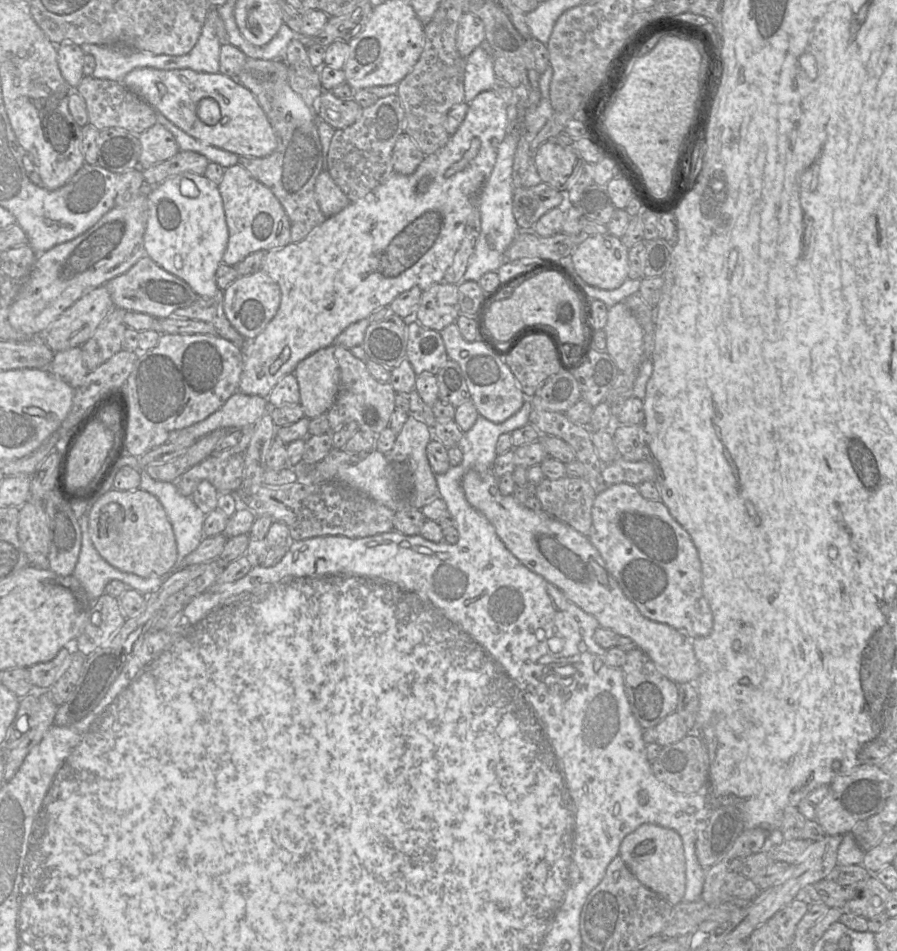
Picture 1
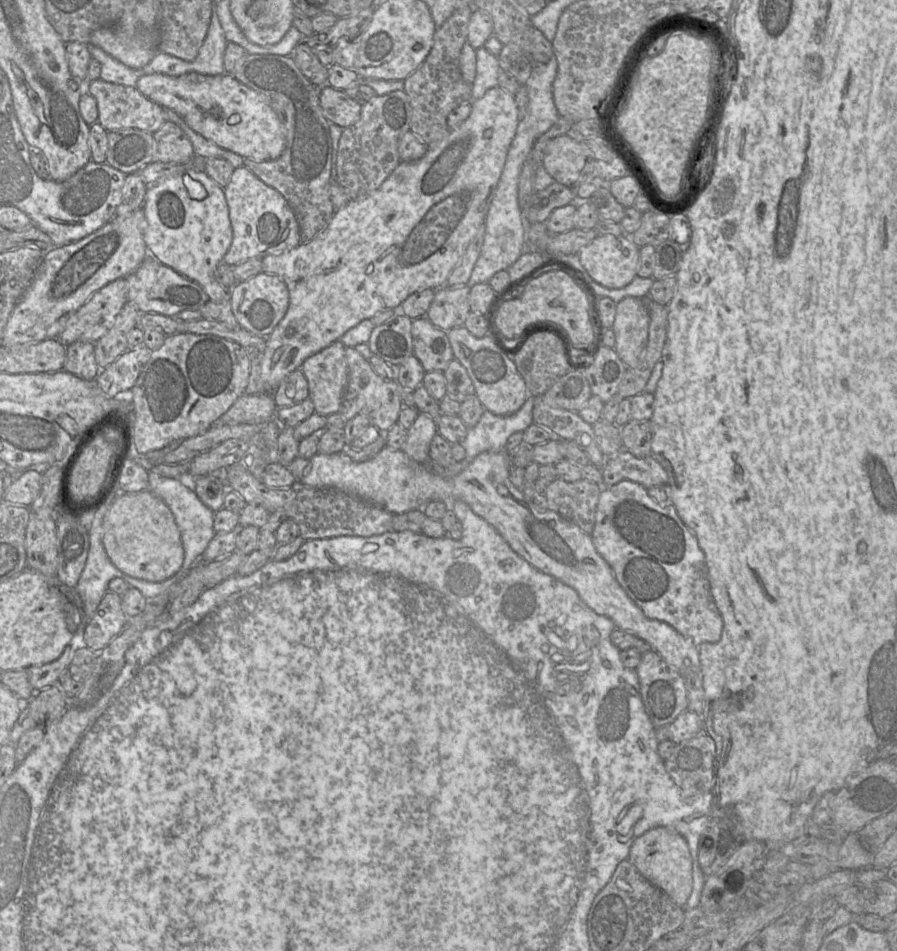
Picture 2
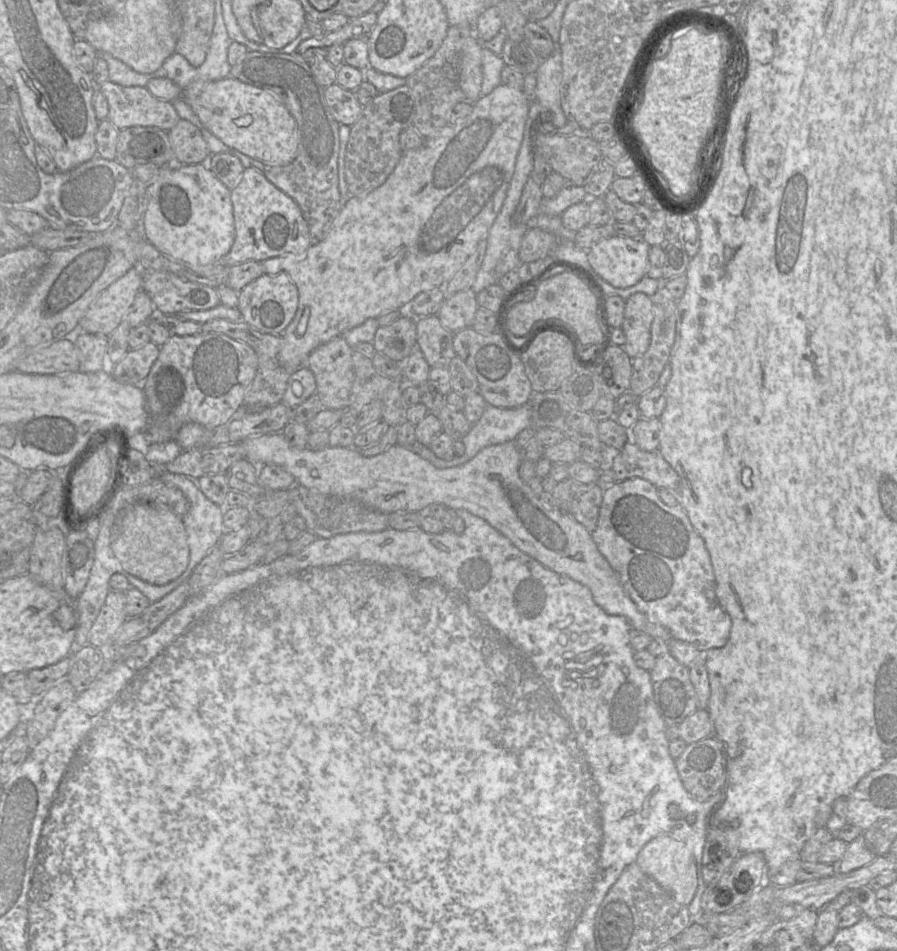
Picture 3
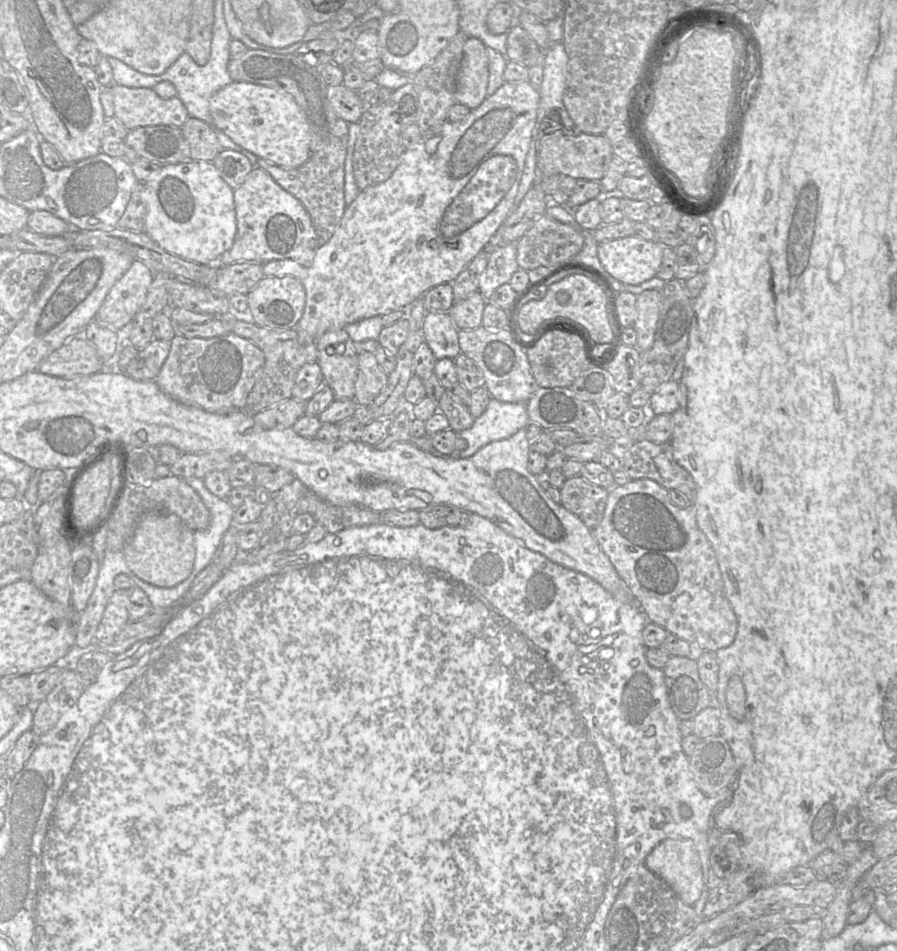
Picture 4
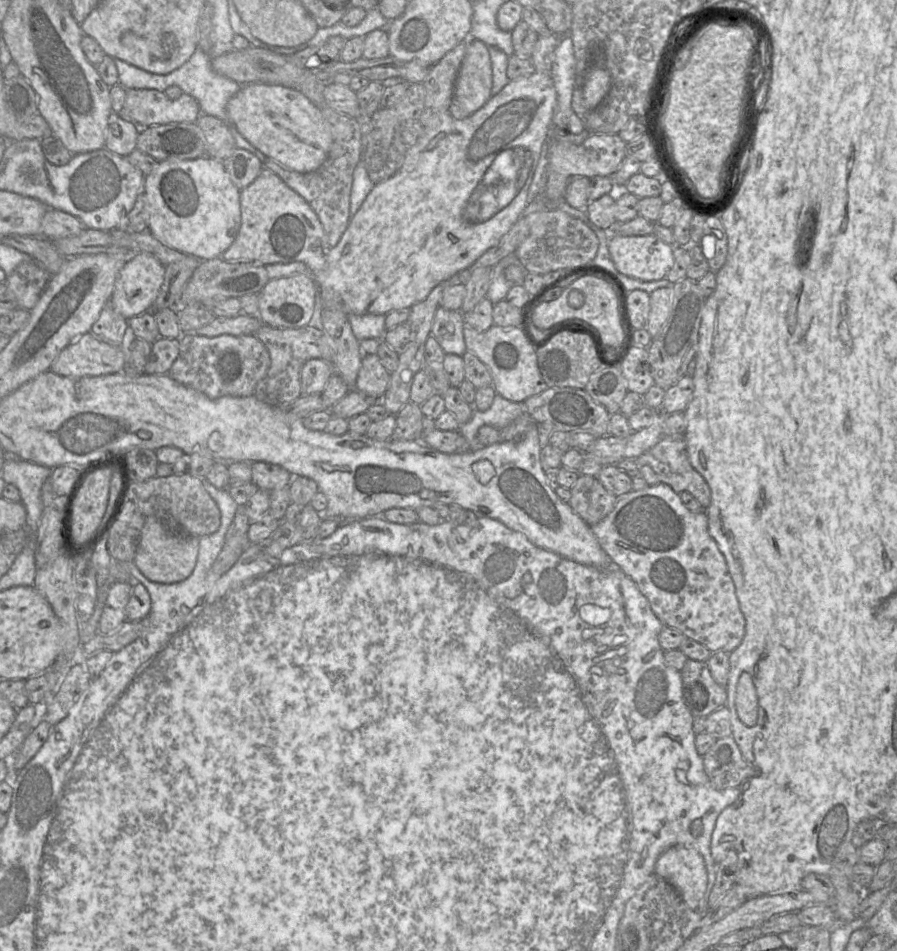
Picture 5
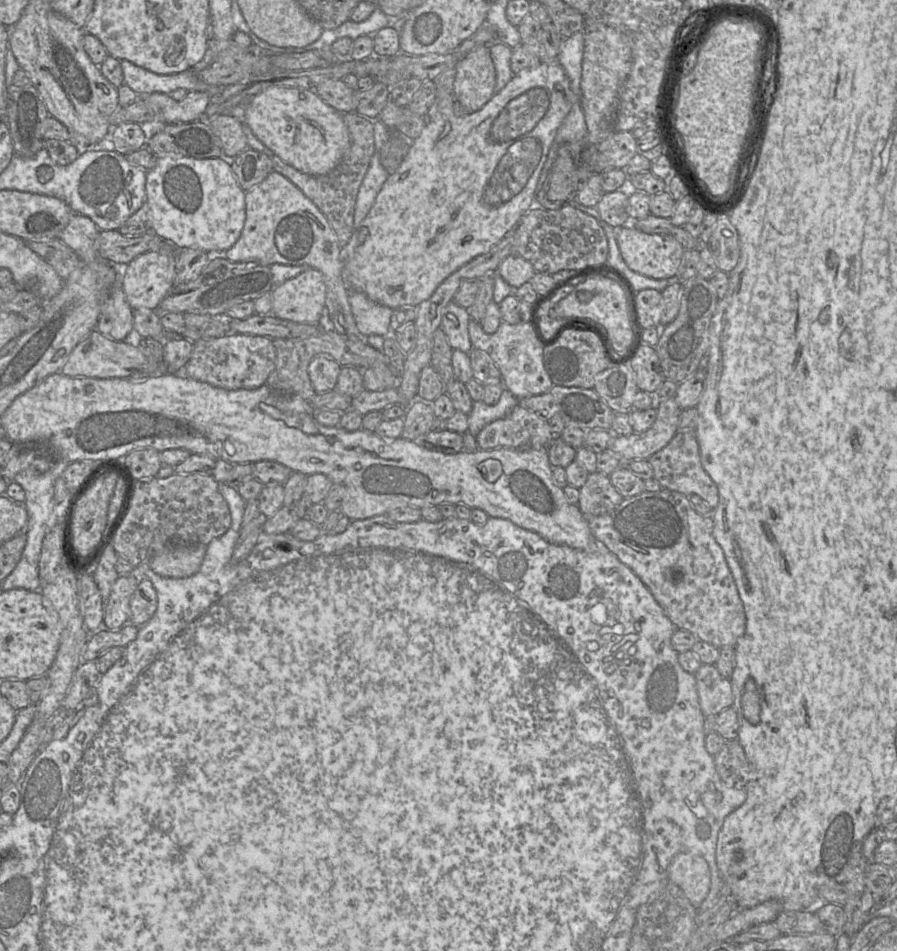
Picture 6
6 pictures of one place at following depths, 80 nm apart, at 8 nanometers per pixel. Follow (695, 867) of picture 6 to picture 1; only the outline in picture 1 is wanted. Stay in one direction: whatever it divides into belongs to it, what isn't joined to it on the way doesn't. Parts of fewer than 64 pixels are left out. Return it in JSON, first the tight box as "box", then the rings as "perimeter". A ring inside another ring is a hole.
{"box":[619,824,686,905],"perimeter":[[[643,824],[622,841],[619,856],[634,876],[671,905],[683,901],[686,890],[686,862],[681,836],[673,829]]]}

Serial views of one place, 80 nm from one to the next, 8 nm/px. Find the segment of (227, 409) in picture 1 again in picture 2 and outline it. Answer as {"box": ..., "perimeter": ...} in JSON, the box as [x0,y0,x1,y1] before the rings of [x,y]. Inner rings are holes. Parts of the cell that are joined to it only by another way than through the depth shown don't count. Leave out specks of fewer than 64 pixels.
{"box":[211,393,276,426],"perimeter":[[[244,393],[211,426],[263,424],[275,416],[276,409],[272,394]]]}

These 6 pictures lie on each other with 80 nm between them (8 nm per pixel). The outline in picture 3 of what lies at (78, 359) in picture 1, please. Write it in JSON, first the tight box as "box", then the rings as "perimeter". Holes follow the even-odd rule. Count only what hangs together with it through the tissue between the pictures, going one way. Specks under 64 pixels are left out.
{"box":[63,325,108,372],"perimeter":[[[78,325],[63,339],[71,340],[79,351],[79,372],[97,372],[102,370],[108,345],[107,335],[84,332]]]}

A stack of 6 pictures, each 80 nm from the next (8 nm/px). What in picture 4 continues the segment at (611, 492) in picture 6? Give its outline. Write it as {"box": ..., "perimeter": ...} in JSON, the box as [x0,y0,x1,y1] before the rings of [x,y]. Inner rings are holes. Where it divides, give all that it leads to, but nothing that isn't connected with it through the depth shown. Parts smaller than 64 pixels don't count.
{"box":[560,476,609,529],"perimeter":[[[581,476],[566,479],[560,488],[561,505],[576,515],[589,529],[601,522],[609,490],[591,484]]]}

